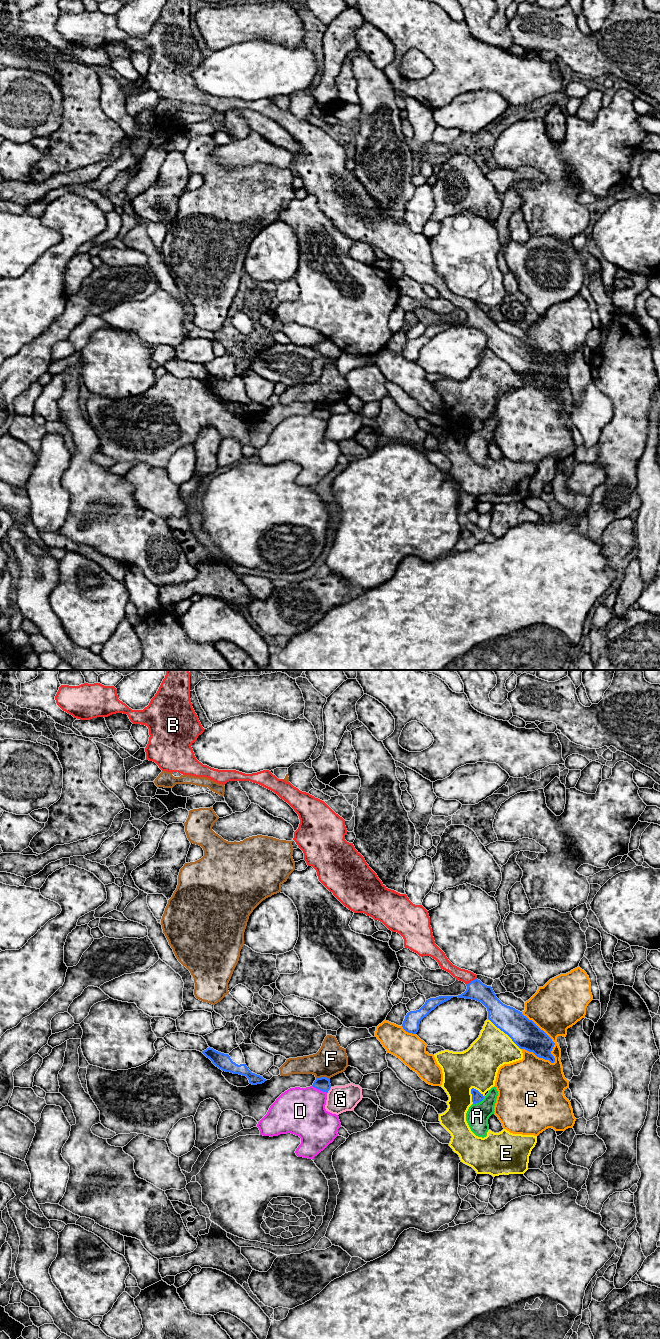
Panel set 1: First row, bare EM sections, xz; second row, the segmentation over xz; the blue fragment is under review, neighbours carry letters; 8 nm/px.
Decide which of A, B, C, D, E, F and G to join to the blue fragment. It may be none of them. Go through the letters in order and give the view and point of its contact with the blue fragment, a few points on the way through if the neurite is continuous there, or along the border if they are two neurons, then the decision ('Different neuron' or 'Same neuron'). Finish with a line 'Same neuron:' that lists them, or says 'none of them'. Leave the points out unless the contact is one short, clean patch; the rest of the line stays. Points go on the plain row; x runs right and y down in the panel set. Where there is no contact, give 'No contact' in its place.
A: Touches blue at xz (479, 429). Different neuron
B: Touches blue at xz (471, 309). Path across: xz (476, 318), (471, 309), (463, 303). Same neuron
C: Touches blue at xz (548, 364). Different neuron
D: Touches blue at xz (319, 417). Different neuron
E: Touches blue at xz (505, 361). Different neuron
F: Touches blue at xz (322, 405). Different neuron
G: Touches blue at xz (329, 417). Different neuron
Same neuron: B

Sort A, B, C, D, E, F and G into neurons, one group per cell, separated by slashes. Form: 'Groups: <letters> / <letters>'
Groups: A / B / C / D G / E / F

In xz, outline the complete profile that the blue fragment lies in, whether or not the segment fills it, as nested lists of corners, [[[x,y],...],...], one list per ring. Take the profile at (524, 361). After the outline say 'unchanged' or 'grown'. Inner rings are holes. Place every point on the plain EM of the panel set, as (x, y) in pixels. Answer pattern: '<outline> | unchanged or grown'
[[[166,0],[157,21],[151,27],[149,33],[143,38],[132,38],[125,31],[118,27],[117,17],[114,14],[104,14],[100,11],[88,12],[84,11],[79,14],[61,13],[55,24],[57,33],[74,46],[80,48],[90,48],[97,45],[108,45],[112,42],[123,41],[127,42],[133,52],[145,53],[149,57],[149,69],[145,76],[146,88],[155,90],[162,99],[178,100],[183,103],[190,103],[195,105],[206,105],[214,110],[225,113],[229,109],[250,109],[259,112],[277,122],[281,127],[287,130],[294,139],[298,142],[300,152],[298,157],[294,160],[293,168],[304,181],[304,188],[308,194],[312,194],[316,200],[319,209],[330,219],[333,223],[349,238],[354,241],[364,241],[372,245],[374,248],[382,250],[392,260],[399,261],[404,267],[404,275],[417,281],[419,284],[430,284],[435,287],[440,296],[449,300],[456,308],[462,309],[466,312],[467,317],[464,321],[458,324],[439,324],[426,328],[425,332],[416,339],[410,339],[405,344],[402,355],[403,357],[412,362],[416,362],[419,358],[420,349],[426,345],[432,338],[440,332],[450,328],[453,325],[472,327],[481,330],[488,339],[488,347],[501,359],[507,362],[512,369],[520,376],[529,380],[533,380],[537,385],[549,388],[551,391],[555,390],[554,384],[551,379],[555,373],[552,367],[541,358],[532,348],[529,348],[522,340],[513,335],[503,332],[494,321],[491,314],[483,312],[477,307],[477,303],[471,299],[461,297],[453,293],[445,281],[435,272],[432,256],[430,254],[430,245],[428,239],[422,233],[413,232],[406,222],[400,222],[394,218],[388,217],[382,209],[378,206],[377,202],[369,195],[364,185],[355,177],[353,171],[345,168],[347,157],[345,148],[336,142],[324,129],[315,126],[309,121],[302,120],[294,115],[290,110],[283,107],[278,107],[269,98],[263,98],[257,101],[245,102],[236,98],[218,98],[203,93],[199,90],[193,80],[191,73],[197,68],[198,64],[204,60],[197,42],[195,41],[191,27],[190,27],[190,0]]] | grown

